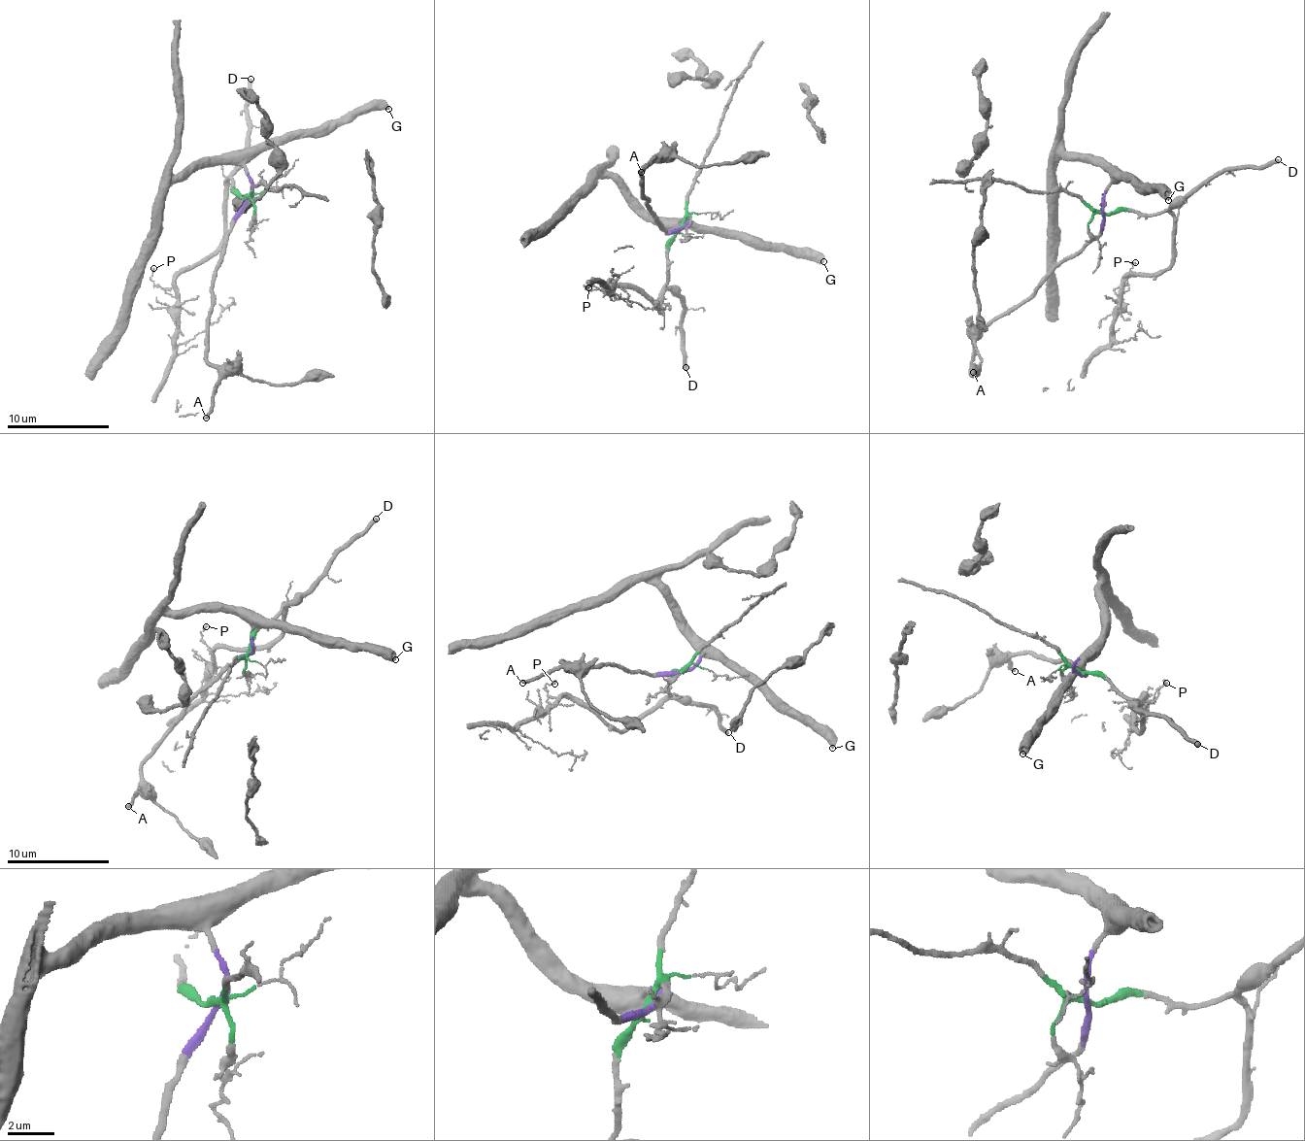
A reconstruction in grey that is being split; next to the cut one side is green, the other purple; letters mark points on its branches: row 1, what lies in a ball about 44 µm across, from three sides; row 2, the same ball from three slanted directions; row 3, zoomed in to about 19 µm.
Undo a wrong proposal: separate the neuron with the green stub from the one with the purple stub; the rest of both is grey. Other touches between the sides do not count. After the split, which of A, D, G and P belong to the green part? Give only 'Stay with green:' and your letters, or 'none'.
Stay with green: D, P

